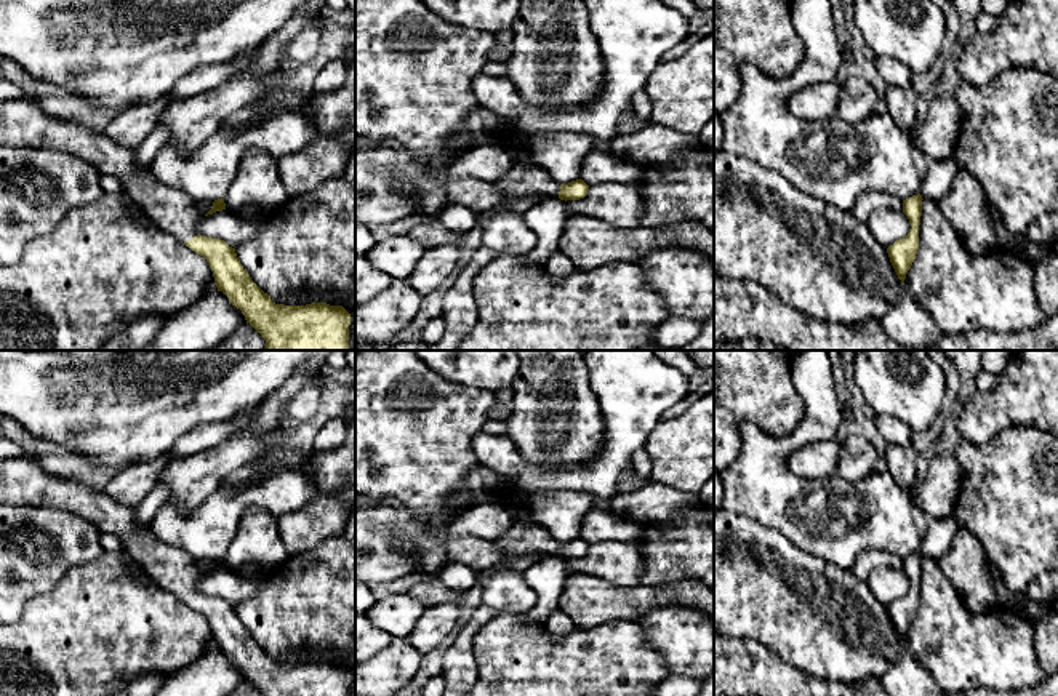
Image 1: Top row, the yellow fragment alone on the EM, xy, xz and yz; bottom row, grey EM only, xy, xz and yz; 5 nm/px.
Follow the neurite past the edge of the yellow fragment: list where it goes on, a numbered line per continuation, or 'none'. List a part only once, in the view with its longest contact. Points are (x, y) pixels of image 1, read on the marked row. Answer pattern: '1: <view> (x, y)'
1: xy (23, 124)

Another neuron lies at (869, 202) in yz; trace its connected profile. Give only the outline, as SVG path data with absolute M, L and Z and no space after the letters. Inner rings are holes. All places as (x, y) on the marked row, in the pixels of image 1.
M866 192L860 195L850 210L860 221L868 221L877 210L903 211L903 200L885 192Z

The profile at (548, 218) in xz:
M543 198L539 203L523 206L523 218L536 234L536 246L525 256L535 266L546 266L547 259L557 251L563 229L571 218L565 200Z

